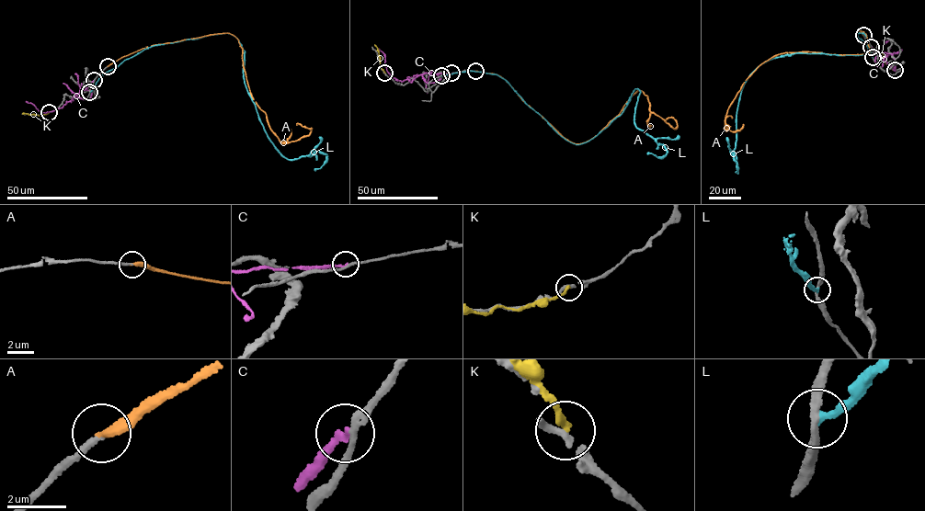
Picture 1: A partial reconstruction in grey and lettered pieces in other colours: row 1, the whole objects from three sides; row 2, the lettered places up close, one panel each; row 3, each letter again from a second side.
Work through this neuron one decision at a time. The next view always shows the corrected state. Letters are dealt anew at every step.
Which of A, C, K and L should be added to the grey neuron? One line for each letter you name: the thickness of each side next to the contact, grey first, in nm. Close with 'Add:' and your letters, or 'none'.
A: Thickness 200 nm (grey) against 320 nm
Add: A

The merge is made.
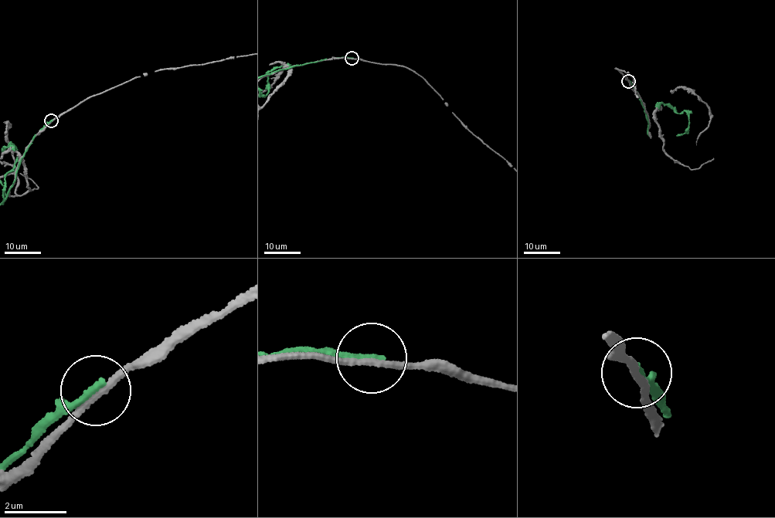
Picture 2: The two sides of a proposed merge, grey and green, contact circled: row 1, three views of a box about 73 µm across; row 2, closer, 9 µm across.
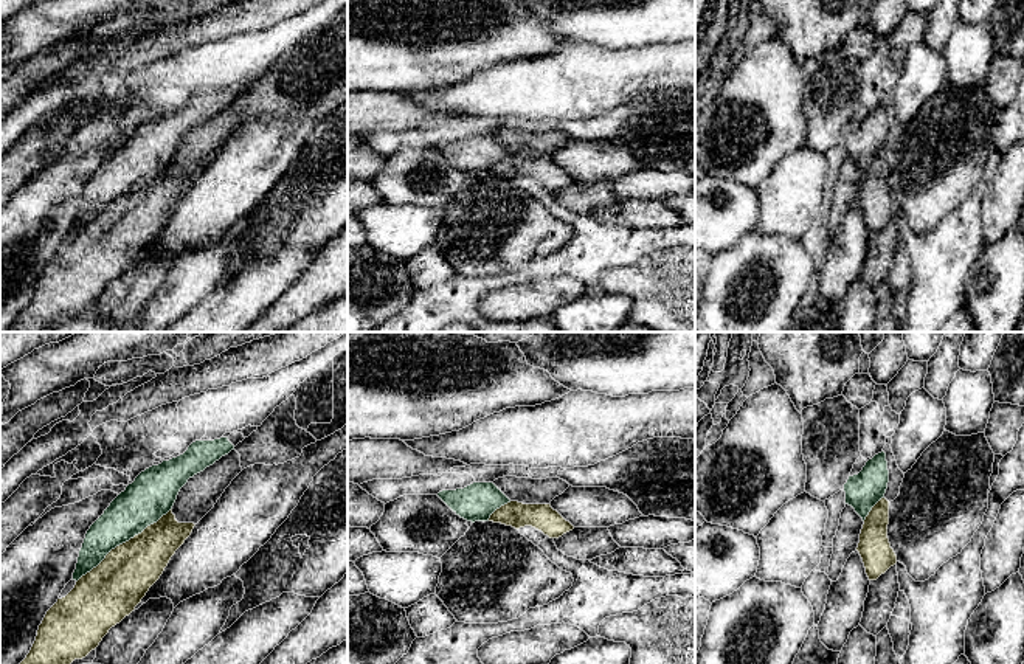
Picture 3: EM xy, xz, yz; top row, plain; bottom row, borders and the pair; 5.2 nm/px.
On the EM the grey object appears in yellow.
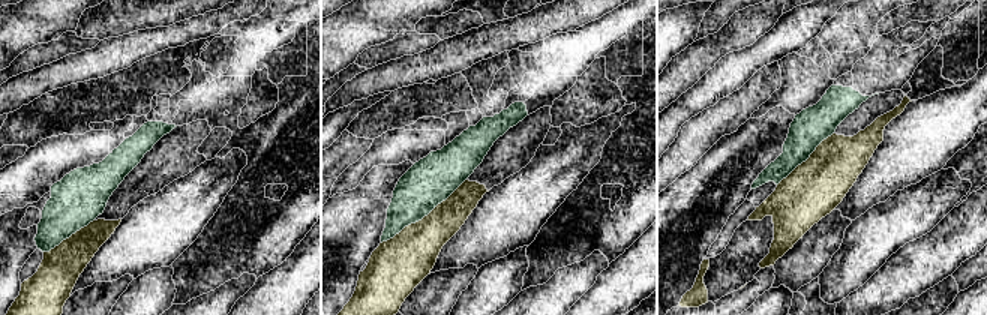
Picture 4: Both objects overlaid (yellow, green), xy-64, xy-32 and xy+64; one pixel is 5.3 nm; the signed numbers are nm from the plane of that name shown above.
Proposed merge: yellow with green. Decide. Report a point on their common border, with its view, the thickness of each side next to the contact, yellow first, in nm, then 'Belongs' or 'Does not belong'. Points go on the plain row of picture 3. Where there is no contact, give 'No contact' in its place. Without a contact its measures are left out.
Touches yellow at xy (123, 196). Thickness 300 nm (yellow) against 240 nm. Does not belong

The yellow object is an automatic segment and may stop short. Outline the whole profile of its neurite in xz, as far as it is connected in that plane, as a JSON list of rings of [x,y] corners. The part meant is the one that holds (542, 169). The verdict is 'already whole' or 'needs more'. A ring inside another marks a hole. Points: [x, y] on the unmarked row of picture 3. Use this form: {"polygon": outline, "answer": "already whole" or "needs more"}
{"polygon": [[[510,154],[496,161],[489,174],[512,178],[515,182],[532,178],[549,191],[559,191],[574,182],[551,157],[523,157]]], "answer": "already whole"}

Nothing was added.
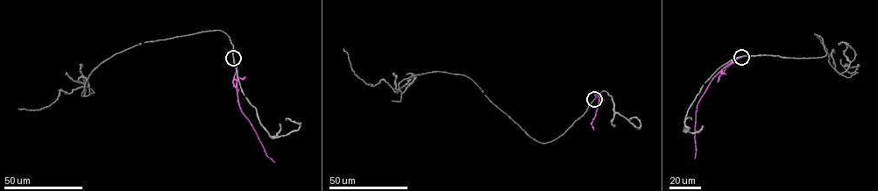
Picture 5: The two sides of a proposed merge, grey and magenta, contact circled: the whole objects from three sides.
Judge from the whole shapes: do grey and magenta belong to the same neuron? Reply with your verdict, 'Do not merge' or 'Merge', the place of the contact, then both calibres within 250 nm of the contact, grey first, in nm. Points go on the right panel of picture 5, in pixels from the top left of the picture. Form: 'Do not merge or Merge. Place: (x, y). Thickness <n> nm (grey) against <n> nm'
Do not merge. Place: (741, 57). Thickness 240 nm (grey) against 240 nm

